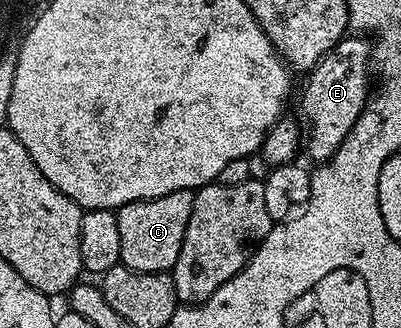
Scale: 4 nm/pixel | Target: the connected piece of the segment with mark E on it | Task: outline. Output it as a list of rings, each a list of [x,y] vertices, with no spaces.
[[[357,34],[346,35],[304,77],[305,89],[301,92],[301,116],[303,121],[303,148],[313,162],[332,158],[335,150],[347,138],[351,126],[365,109],[371,92],[371,44]]]

